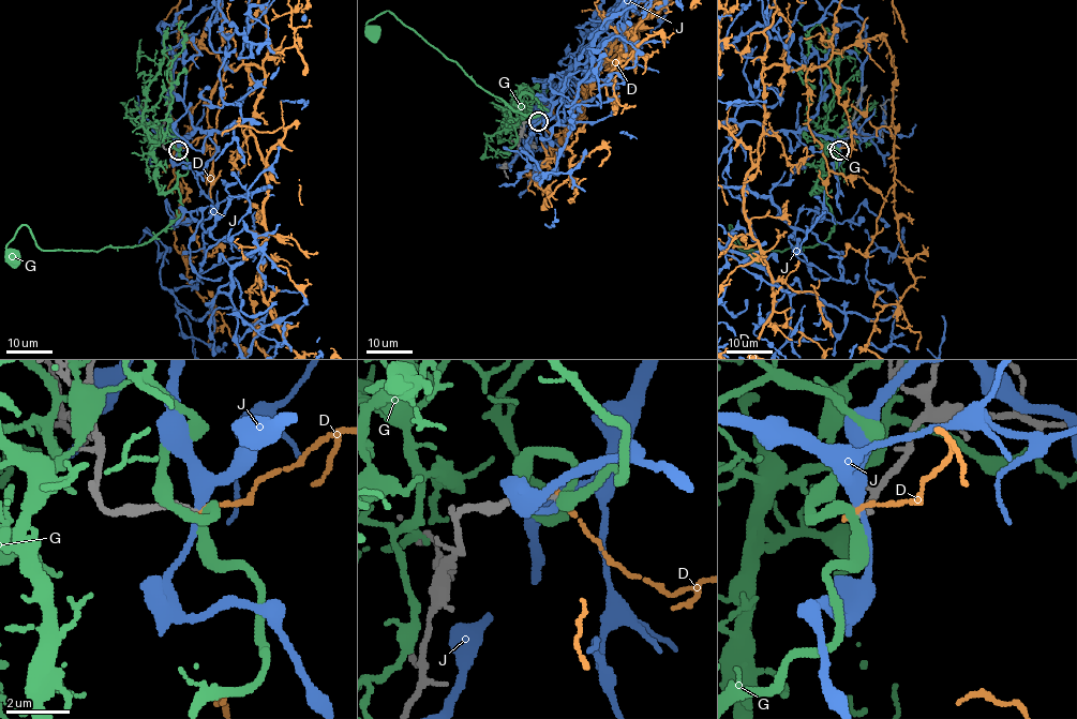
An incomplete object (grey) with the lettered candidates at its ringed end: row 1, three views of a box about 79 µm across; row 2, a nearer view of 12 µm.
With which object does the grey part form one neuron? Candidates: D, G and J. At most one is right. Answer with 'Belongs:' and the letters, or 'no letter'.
Belongs: no letter

